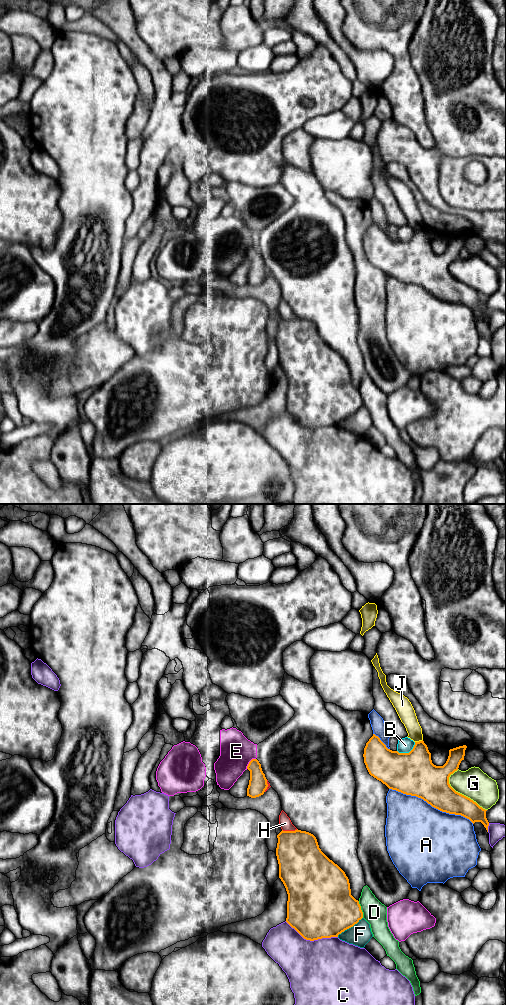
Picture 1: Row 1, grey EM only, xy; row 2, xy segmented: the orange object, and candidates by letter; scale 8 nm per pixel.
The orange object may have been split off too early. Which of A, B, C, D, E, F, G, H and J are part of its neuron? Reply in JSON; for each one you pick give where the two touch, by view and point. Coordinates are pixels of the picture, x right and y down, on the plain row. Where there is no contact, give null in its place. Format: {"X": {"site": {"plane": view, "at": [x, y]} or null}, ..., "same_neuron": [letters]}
{"same_neuron": []}

